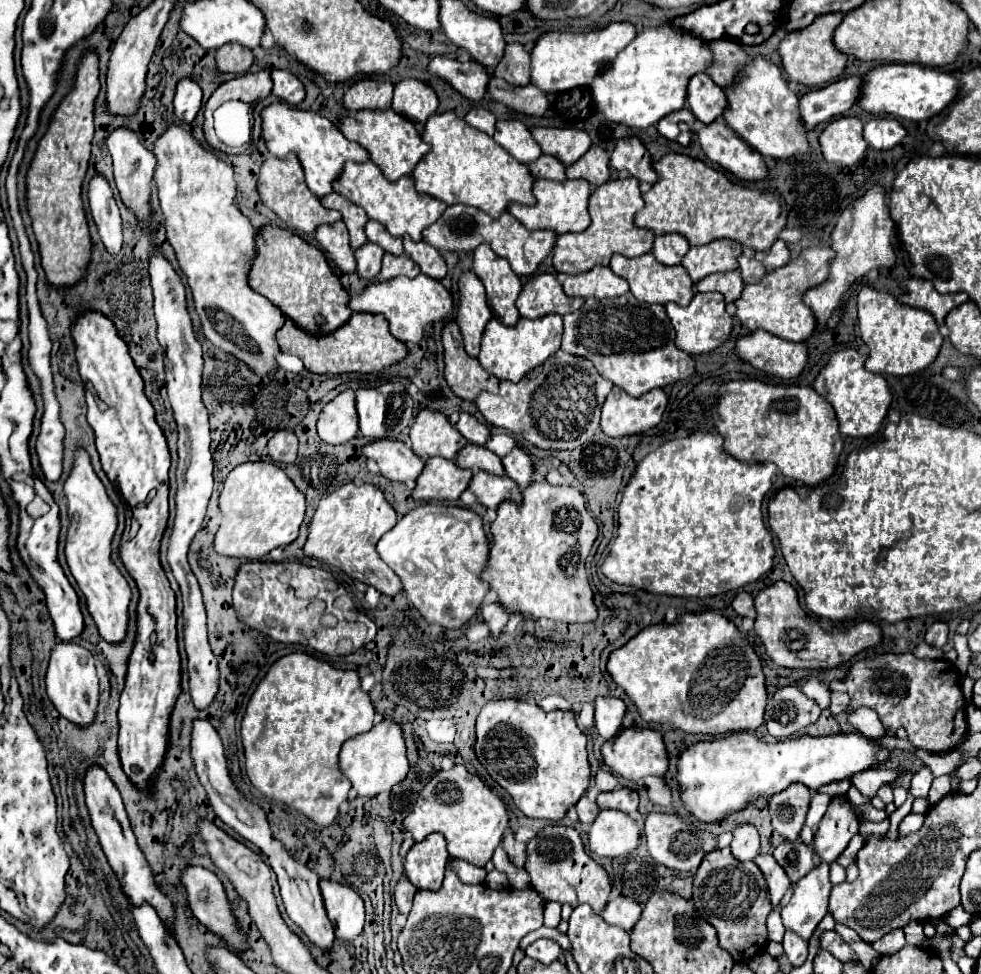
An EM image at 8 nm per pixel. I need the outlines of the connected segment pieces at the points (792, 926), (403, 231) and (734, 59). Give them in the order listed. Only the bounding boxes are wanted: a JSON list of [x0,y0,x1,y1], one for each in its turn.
[[781,863,829,941],[335,161,447,241],[705,39,749,87]]

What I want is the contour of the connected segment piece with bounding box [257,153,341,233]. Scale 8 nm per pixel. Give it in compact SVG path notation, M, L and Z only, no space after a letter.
M291 153L285 159L277 159L277 157L269 157L263 165L261 165L261 173L259 173L259 181L257 181L257 191L261 195L261 201L279 215L279 219L293 231L303 231L303 233L315 233L317 227L321 225L331 225L335 221L341 219L341 213L337 211L329 211L321 205L321 201L309 191L307 183L305 183L305 175L303 175L303 167L299 163L299 159Z

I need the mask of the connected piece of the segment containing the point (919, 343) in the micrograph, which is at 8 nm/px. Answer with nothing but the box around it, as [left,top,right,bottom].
[857,287,943,375]

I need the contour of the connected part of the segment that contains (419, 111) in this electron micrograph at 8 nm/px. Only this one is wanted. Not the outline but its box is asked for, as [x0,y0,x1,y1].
[391,79,437,123]

